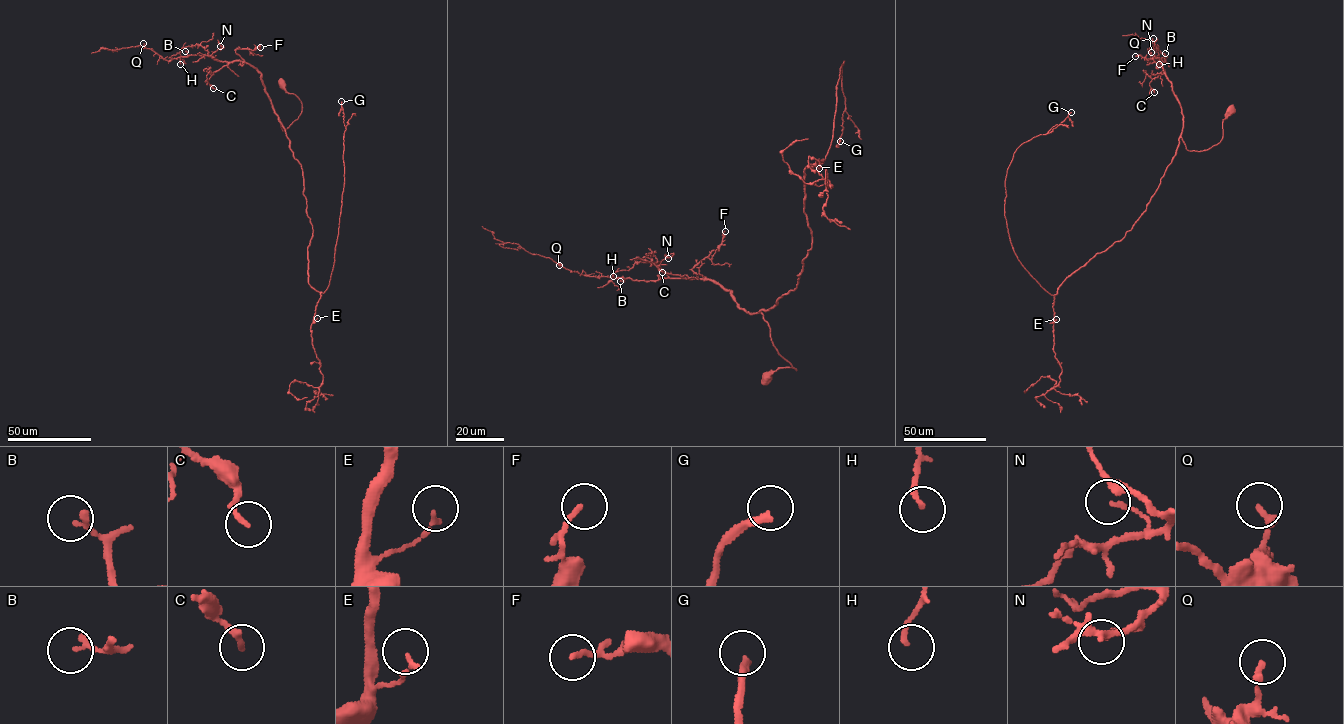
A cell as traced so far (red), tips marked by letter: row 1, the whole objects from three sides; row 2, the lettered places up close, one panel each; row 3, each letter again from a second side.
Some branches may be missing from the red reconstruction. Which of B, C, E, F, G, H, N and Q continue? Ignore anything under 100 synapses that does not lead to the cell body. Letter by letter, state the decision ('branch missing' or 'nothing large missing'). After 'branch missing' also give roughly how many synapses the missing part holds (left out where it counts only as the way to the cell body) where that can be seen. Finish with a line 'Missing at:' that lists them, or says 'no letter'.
B: nothing large missing
C: nothing large missing
E: nothing large missing
F: nothing large missing
G: branch missing | 110 syn
H: nothing large missing
N: nothing large missing
Q: nothing large missing
Missing at: G

